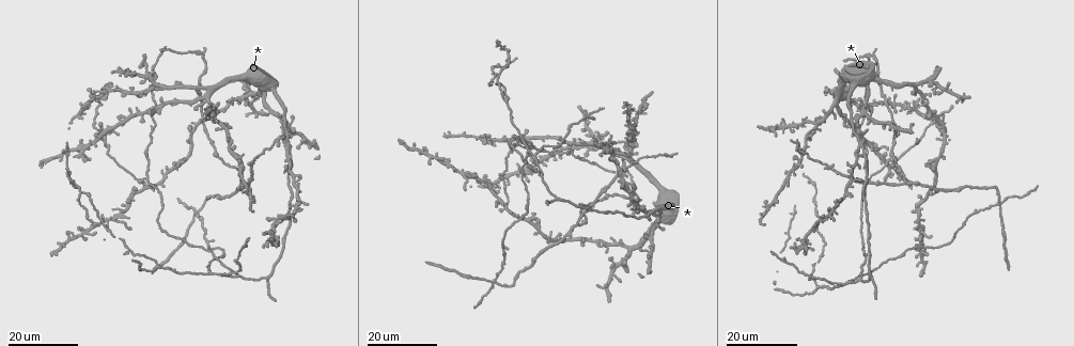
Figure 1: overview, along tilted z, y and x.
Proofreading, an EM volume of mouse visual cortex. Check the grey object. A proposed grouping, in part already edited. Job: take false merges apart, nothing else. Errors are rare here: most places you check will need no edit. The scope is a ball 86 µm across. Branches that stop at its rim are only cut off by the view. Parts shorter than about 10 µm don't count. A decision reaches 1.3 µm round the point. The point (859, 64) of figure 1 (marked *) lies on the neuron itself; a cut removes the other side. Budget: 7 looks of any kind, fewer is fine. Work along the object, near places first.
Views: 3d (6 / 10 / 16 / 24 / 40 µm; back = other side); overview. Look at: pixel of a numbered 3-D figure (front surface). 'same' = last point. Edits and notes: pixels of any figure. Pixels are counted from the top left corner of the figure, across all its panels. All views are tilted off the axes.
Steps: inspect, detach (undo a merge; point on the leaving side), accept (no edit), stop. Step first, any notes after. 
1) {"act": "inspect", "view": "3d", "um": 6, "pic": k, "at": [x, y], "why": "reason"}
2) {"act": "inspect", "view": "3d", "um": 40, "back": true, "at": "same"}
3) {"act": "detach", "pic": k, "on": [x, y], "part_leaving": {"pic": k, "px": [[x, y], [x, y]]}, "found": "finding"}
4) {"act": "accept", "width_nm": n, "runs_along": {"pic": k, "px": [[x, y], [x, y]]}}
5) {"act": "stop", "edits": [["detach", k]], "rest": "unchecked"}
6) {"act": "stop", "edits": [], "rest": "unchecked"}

{"act": "inspect", "view": "3d", "um": 16, "pic": 1, "at": [541, 177], "why": "thin arm on a thick one"}

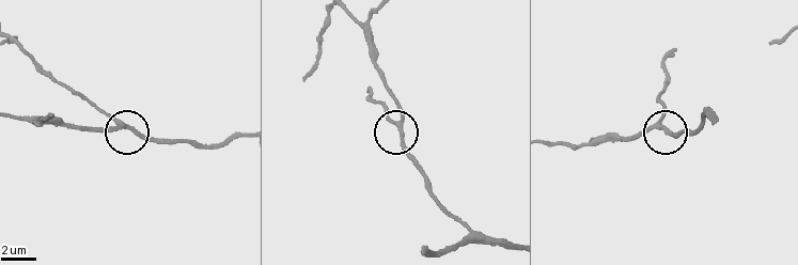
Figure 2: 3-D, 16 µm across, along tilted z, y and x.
{"act": "inspect", "view": "3d", "um": 10, "pic": 2, "at": [402, 122]}

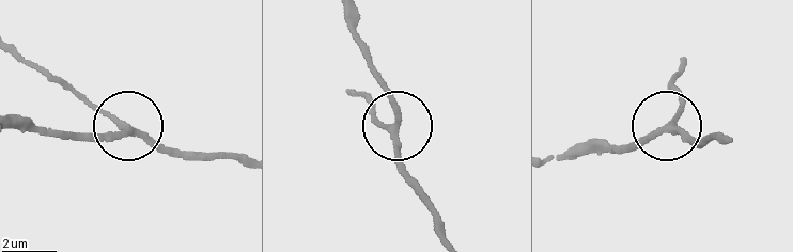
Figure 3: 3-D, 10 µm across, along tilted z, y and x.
{"act": "accept", "arms": 3, "runs_along": {"pic": 3, "px": [[721, 137], [696, 145], [666, 126], [680, 109], [672, 83]]}, "found": "one neuron here"}

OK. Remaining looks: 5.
{"act": "inspect", "view": "3d", "um": 24, "pic": 1, "at": [212, 275], "why": "three arms meet"}

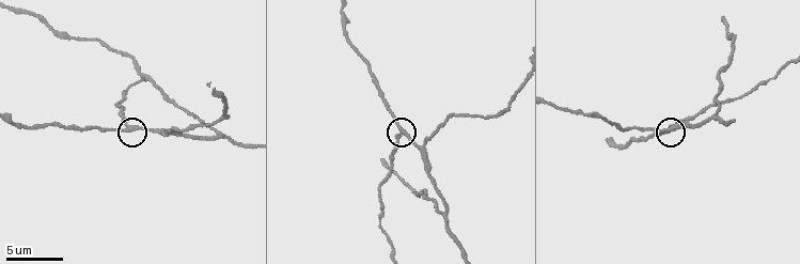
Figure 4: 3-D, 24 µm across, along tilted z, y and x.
{"act": "inspect", "view": "3d", "um": 10, "pic": 4, "at": [401, 132]}

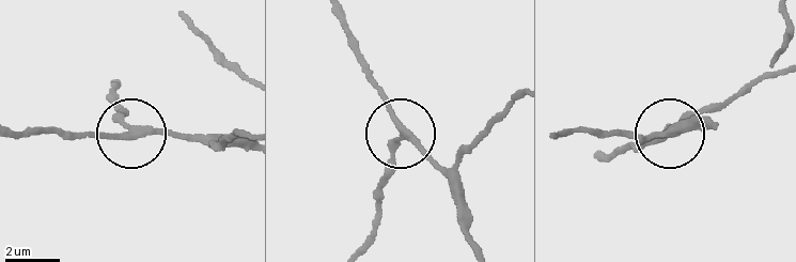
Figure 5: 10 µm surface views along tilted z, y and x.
{"act": "accept", "side_arm_um": 91, "runs_along": {"pic": 5, "px": [[248, 150], [171, 133], [55, 134]]}, "found": "all the same neuron"}

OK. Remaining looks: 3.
{"act": "inspect", "view": "3d", "um": 16, "pic": 1, "at": [1001, 203], "why": "four arms meet"}

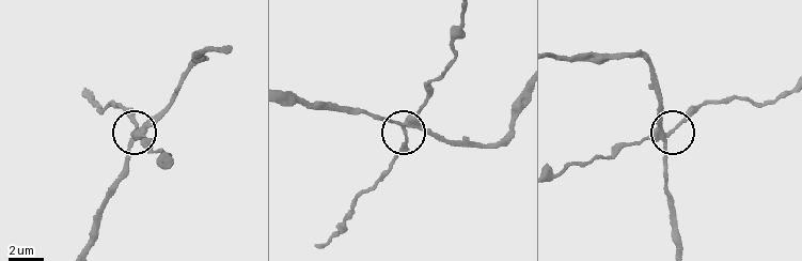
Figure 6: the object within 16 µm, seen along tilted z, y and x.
{"act": "inspect", "view": "3d", "um": 6, "pic": 6, "at": [416, 124]}

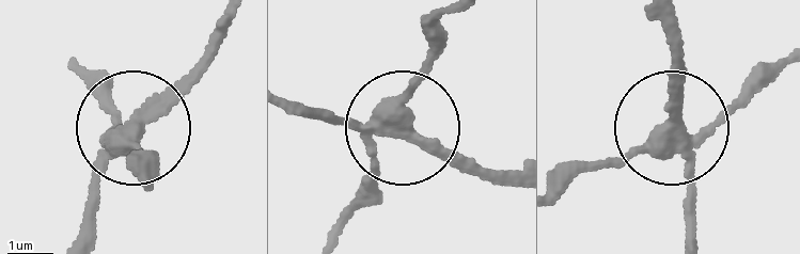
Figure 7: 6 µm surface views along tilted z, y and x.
{"act": "detach", "pic": 7, "on": [167, 88], "side_arm_um": 24, "part_leaving": {"pic": 7, "px": [[126, 137], [138, 106], [198, 62], [222, 15]]}, "found": "two neurons meet here"}

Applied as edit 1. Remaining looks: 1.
{"act": "stop", "edits": [["detach", 7]], "rest": "unchecked"}

